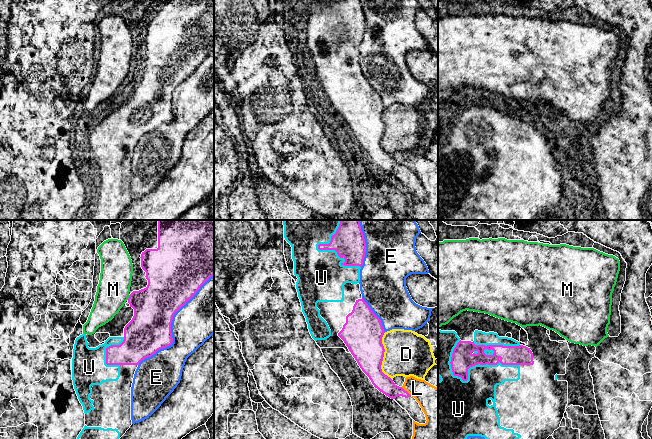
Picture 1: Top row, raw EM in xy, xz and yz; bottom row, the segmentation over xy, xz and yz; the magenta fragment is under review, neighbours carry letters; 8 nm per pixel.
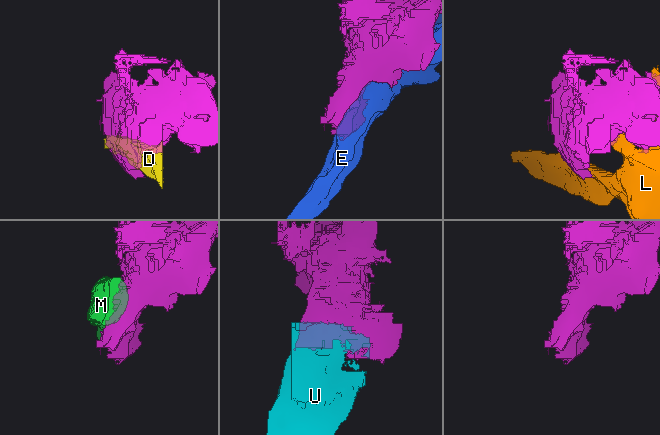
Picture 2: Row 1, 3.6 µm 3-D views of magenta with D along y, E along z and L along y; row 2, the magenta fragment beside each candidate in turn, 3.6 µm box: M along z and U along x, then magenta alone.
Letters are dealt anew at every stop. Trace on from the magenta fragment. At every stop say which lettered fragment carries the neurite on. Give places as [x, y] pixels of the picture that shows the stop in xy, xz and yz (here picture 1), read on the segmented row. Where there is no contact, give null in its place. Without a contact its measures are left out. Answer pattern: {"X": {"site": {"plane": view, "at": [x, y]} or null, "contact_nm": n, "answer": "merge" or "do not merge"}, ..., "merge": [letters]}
{"D": {"site": {"plane": "xz", "at": [383, 356]}, "contact_nm": 380, "answer": "do not merge"}, "E": {"site": {"plane": "xy", "at": [170, 326]}, "contact_nm": 950, "answer": "do not merge"}, "L": {"site": {"plane": "xz", "at": [406, 391]}, "contact_nm": 110, "answer": "do not merge"}, "M": {"site": {"plane": "xy", "at": [129, 297]}, "contact_nm": 40, "answer": "do not merge"}, "U": {"site": {"plane": "yz", "at": [476, 364]}, "contact_nm": 550, "answer": "merge"}, "merge": ["U"]}

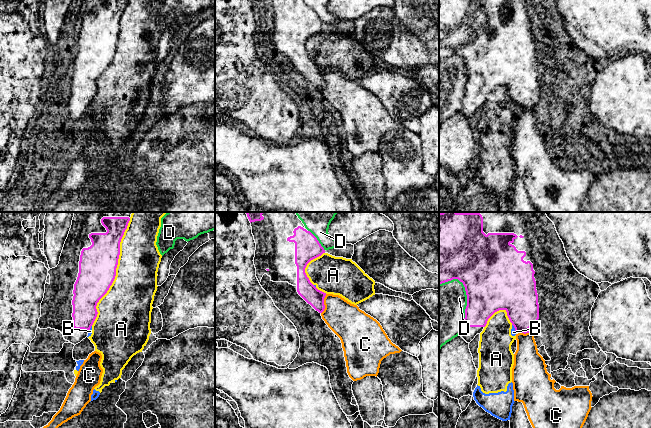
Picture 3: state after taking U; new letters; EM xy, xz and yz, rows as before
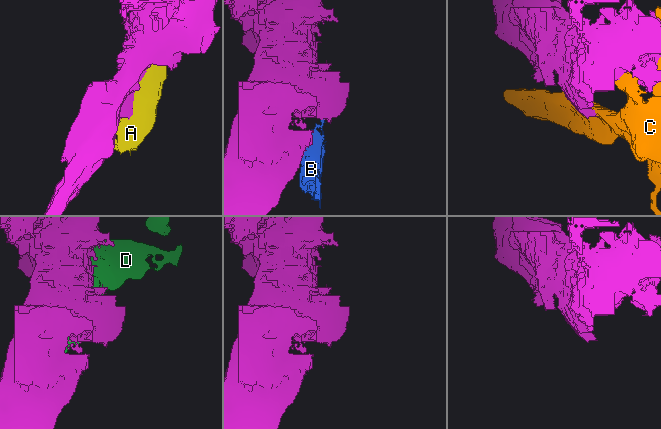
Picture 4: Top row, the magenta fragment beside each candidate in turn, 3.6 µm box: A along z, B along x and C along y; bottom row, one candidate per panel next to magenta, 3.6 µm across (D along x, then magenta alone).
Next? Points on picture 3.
{"A": {"site": {"plane": "xy", "at": [115, 272]}, "contact_nm": 900, "answer": "do not merge"}, "B": {"site": {"plane": "yz", "at": [514, 327]}, "contact_nm": 70, "answer": "do not merge"}, "C": {"site": {"plane": "xz", "at": [323, 304]}, "contact_nm": 170, "answer": "do not merge"}, "D": {"site": {"plane": "yz", "at": [466, 293]}, "contact_nm": 400, "answer": "do not merge"}, "merge": []}

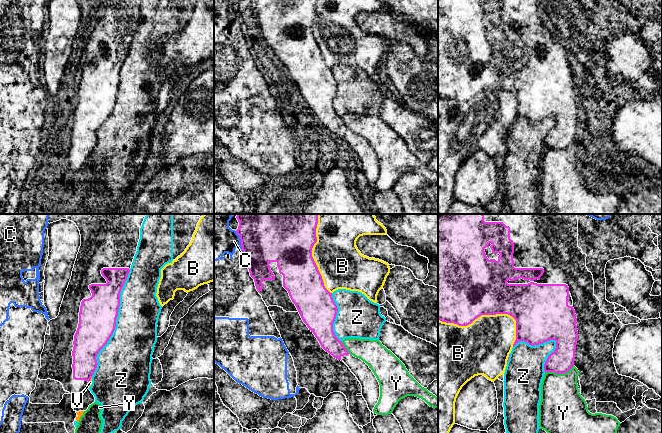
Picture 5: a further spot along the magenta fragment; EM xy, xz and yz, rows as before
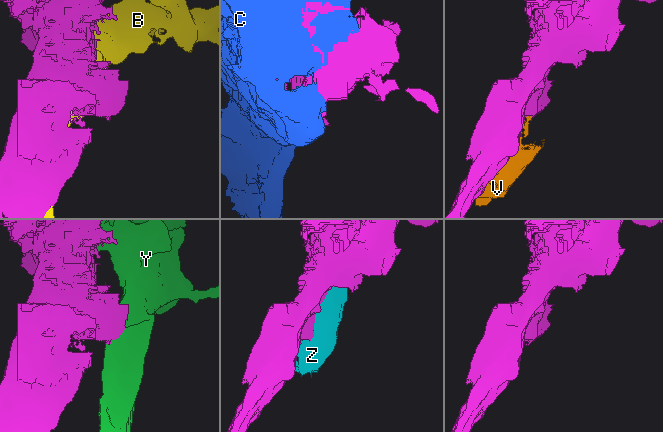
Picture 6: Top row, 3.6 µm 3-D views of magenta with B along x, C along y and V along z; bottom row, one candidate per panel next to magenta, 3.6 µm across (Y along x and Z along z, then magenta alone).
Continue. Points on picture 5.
{"B": {"site": {"plane": "yz", "at": [486, 314]}, "contact_nm": 650, "answer": "do not merge"}, "C": {"site": {"plane": "xz", "at": [241, 243]}, "contact_nm": 200, "answer": "do not merge"}, "V": {"site": {"plane": "xy", "at": [90, 378]}, "contact_nm": 50, "answer": "do not merge"}, "Y": {"site": {"plane": "yz", "at": [559, 373]}, "contact_nm": 240, "answer": "do not merge"}, "Z": {"site": {"plane": "xy", "at": [115, 323]}, "contact_nm": 900, "answer": "do not merge"}, "merge": []}

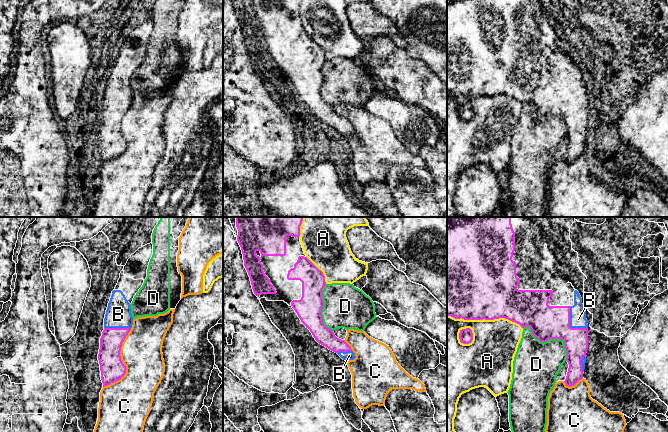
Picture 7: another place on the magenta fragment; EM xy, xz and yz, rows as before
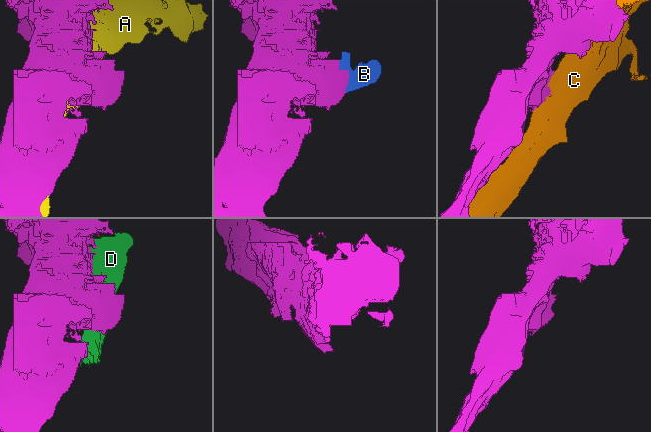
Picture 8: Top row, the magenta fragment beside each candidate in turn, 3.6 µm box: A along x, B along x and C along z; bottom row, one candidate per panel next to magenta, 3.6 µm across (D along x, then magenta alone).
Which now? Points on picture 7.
{"A": {"site": {"plane": "yz", "at": [485, 319]}, "contact_nm": 600, "answer": "do not merge"}, "B": {"site": {"plane": "yz", "at": [569, 325]}, "contact_nm": 240, "answer": "merge"}, "C": {"site": {"plane": "xy", "at": [122, 362]}, "contact_nm": 500, "answer": "do not merge"}, "D": {"site": {"plane": "yz", "at": [552, 338]}, "contact_nm": 440, "answer": "do not merge"}, "merge": ["B"]}

